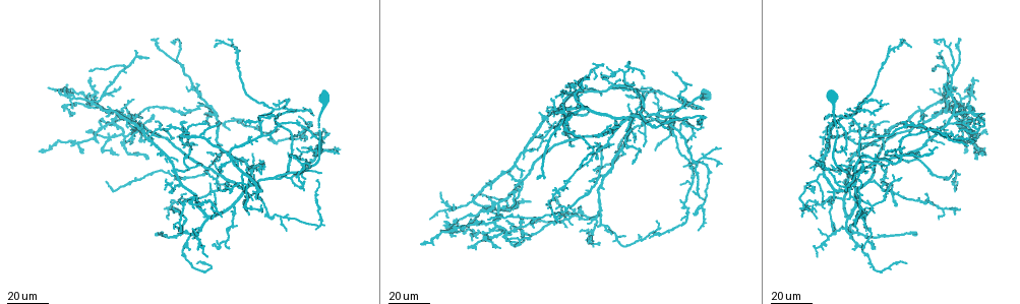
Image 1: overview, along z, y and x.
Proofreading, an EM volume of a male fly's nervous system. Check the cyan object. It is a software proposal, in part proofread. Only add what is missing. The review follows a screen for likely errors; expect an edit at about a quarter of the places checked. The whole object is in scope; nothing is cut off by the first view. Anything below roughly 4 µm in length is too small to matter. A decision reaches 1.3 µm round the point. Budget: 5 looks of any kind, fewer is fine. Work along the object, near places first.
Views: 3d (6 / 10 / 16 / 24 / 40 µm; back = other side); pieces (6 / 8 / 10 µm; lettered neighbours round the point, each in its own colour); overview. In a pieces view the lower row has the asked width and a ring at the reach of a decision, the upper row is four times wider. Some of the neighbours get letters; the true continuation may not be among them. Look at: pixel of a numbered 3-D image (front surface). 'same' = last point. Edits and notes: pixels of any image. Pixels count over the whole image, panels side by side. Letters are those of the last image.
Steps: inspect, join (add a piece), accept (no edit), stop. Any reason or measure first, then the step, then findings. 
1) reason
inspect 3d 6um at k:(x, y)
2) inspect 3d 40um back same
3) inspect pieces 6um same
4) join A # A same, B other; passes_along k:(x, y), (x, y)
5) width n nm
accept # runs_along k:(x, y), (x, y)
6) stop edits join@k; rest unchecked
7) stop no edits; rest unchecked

inspect 3d 40um at 1:(940, 56)

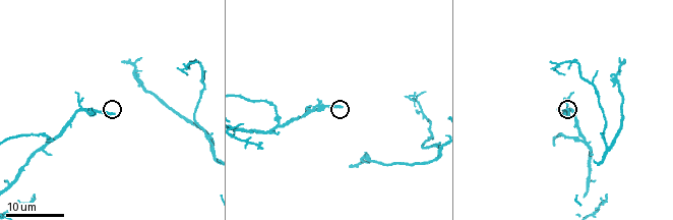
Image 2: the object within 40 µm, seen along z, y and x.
what lies round it
inspect pieces 8um at 2:(114, 114)

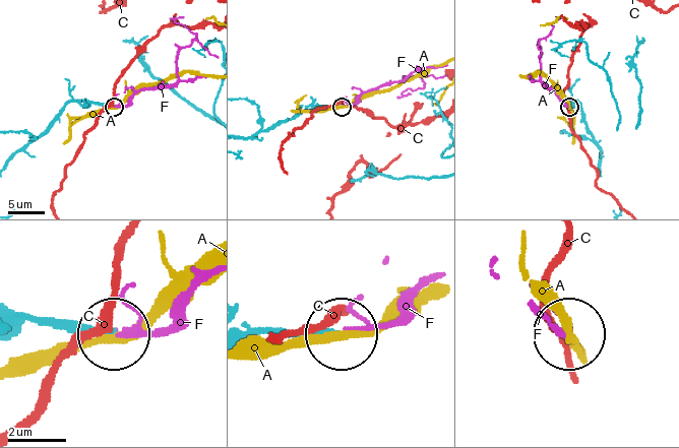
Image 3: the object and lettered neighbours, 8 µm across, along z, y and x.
join F # A other, C other, F same; passes_along 3:(40, 323), (153, 330), (197, 286); it goes on there

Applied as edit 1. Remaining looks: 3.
an open end
inspect 3d 40um at 1:(917, 232)

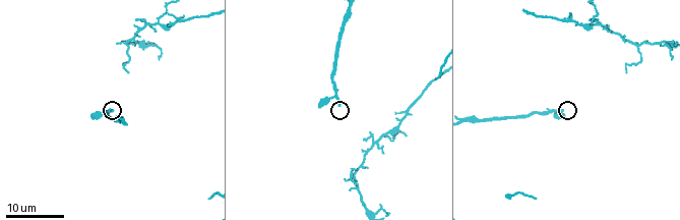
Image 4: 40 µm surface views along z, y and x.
what lies round it
inspect pieces 10um at 4:(341, 102)

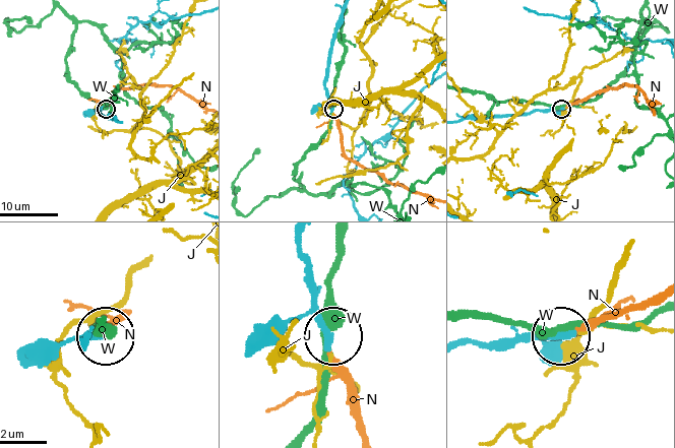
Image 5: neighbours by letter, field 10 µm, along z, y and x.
width 280 nm
join N # J other, N same, W other; the neuron continues

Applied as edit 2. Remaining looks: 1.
stop edits join@3, join@5; rest unchecked

